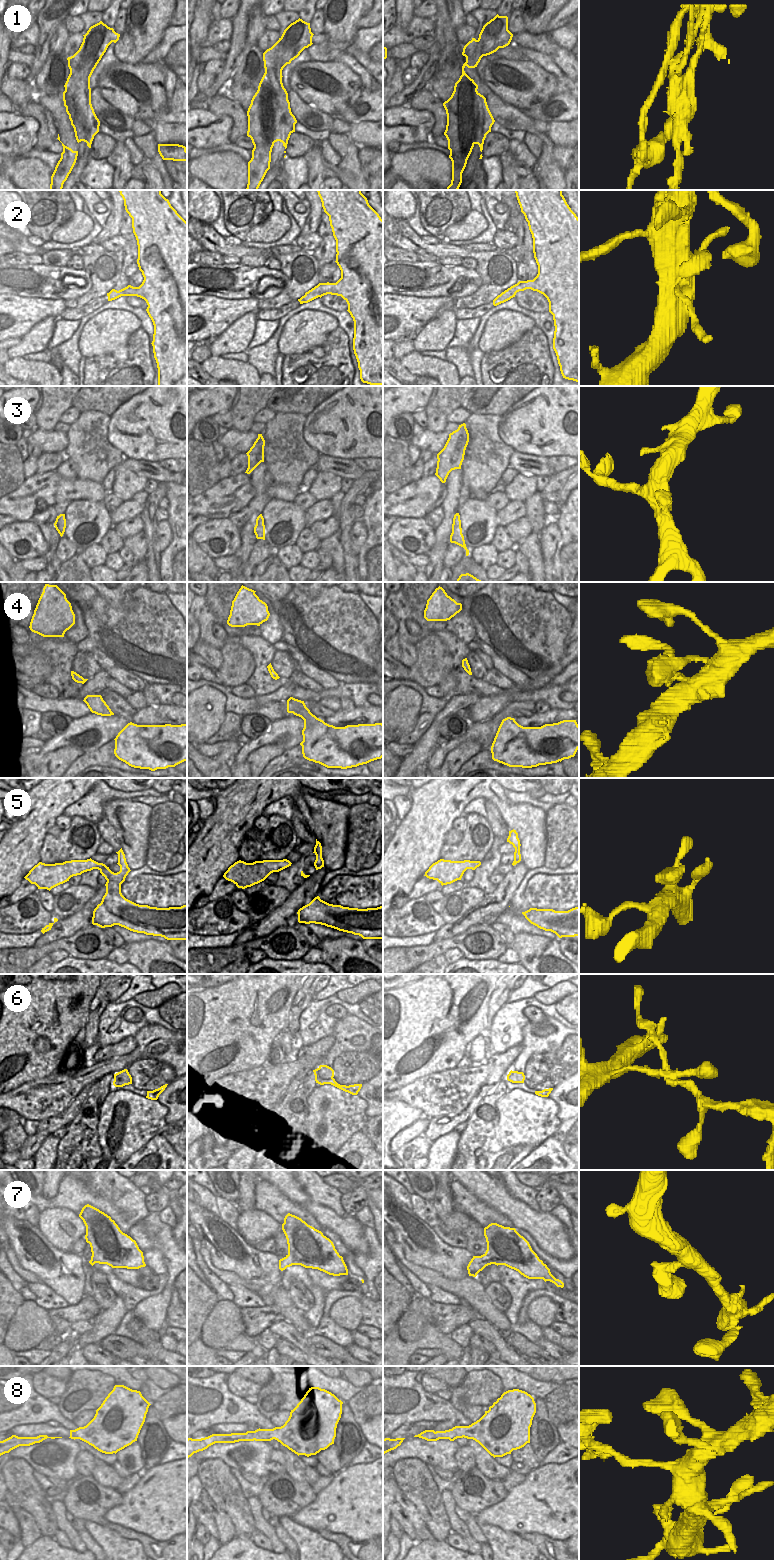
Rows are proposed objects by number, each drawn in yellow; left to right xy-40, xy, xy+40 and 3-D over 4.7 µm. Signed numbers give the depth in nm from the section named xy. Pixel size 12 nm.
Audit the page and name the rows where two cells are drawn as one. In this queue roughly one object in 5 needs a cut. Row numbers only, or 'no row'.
1, 6, 8

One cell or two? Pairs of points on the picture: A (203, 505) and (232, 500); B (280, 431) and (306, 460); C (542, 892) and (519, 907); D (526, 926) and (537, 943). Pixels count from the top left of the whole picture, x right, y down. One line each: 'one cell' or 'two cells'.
A: one cell
B: one cell
C: two cells
D: two cells

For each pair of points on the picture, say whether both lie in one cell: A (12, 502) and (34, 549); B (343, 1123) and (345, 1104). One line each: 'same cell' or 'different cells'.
A: different cells
B: same cell

